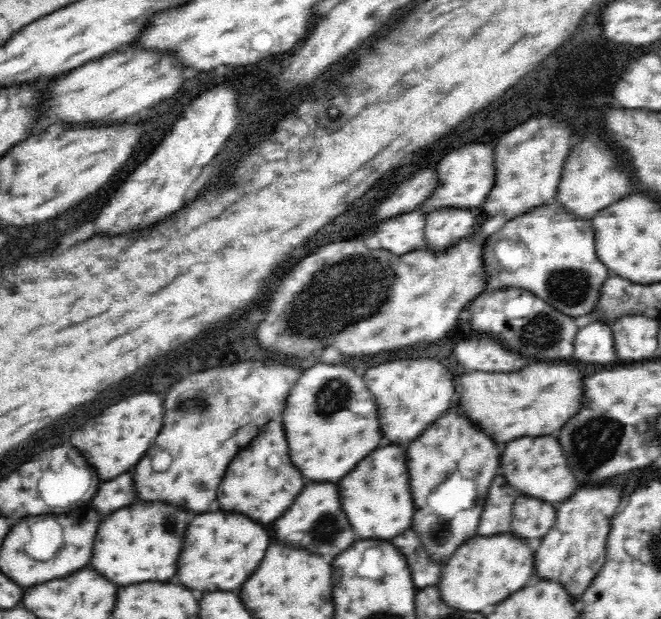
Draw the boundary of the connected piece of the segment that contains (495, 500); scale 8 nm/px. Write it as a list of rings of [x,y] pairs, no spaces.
[[[496,476],[488,498],[484,502],[481,519],[476,534],[480,536],[494,536],[509,533],[512,522],[512,508],[516,502],[518,492],[512,490],[502,476]]]

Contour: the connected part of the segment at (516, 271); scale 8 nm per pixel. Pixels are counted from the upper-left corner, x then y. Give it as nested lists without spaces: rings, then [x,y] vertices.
[[[555,200],[548,201],[533,212],[506,222],[498,232],[486,238],[481,252],[486,288],[524,288],[524,291],[528,290],[566,316],[589,314],[598,300],[598,290],[608,278],[608,268],[596,260],[594,250],[594,232],[590,222],[576,220],[574,215],[564,211]]]

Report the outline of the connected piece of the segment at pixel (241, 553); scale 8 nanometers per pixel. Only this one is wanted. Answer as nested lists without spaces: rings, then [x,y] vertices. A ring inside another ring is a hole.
[[[200,514],[188,528],[182,540],[182,556],[178,556],[178,582],[196,592],[228,592],[240,588],[262,562],[264,550],[270,546],[270,534],[262,524],[236,514]]]

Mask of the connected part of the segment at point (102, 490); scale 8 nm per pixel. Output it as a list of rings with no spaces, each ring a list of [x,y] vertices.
[[[122,474],[106,484],[100,482],[94,498],[92,498],[92,506],[98,514],[112,514],[118,508],[128,506],[134,500],[134,492],[132,492],[132,476],[130,474]]]

